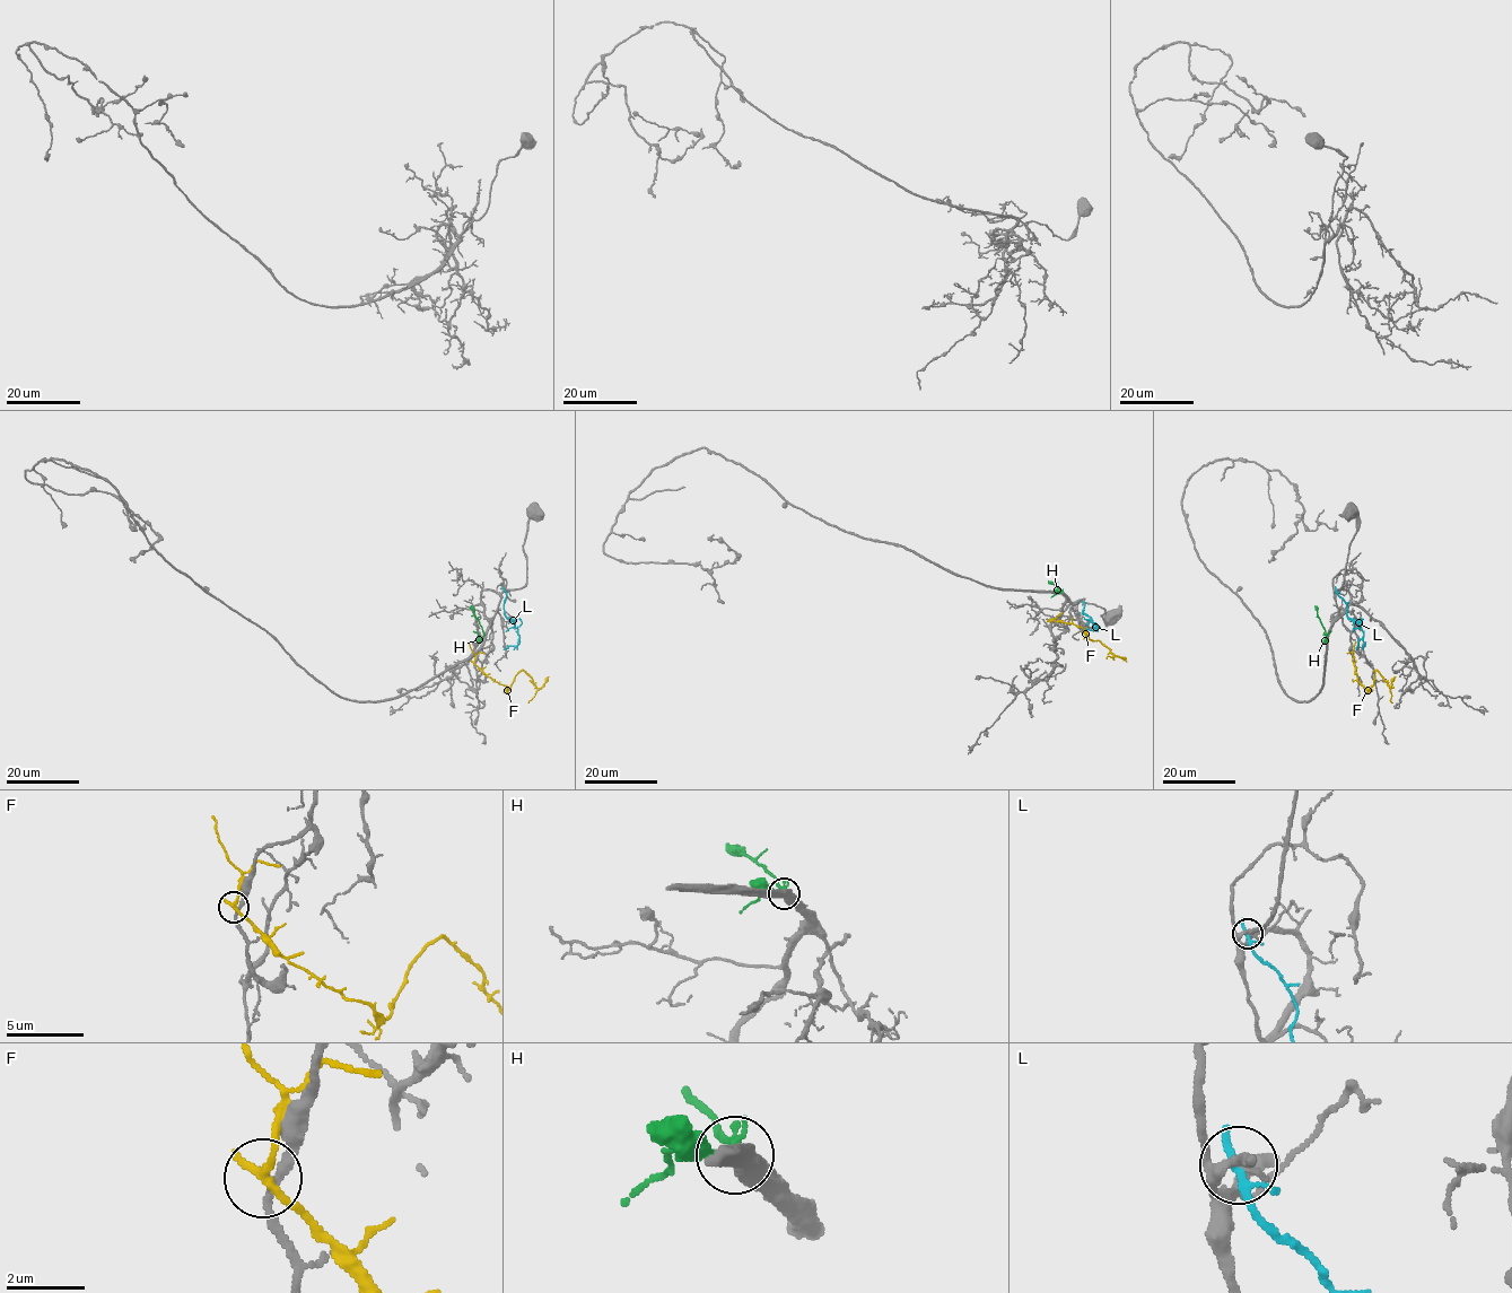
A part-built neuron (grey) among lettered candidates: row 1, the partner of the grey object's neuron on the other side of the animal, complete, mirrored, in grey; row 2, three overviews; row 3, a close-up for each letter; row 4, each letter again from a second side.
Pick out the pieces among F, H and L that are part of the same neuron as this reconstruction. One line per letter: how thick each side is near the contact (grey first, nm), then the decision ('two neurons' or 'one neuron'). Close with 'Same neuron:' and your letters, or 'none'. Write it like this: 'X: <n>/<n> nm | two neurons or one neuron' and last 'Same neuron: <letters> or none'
F: 180/200 nm | two neurons
H: 440/200 nm | one neuron
L: 240/190 nm | two neurons
Same neuron: H

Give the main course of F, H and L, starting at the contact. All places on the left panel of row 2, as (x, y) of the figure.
F: (473, 663), (508, 688), (519, 672), (525, 672), (539, 689), (527, 702)
H: (483, 635), (471, 605)
L: (504, 590), (505, 616), (517, 630), (519, 643), (504, 649)

